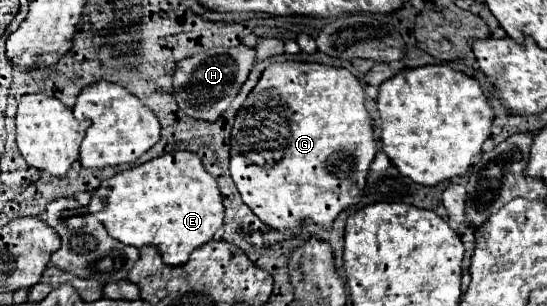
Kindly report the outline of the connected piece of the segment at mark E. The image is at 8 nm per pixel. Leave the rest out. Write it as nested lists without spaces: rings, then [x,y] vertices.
[[[174,151],[144,165],[122,171],[94,191],[88,211],[106,227],[110,237],[124,245],[152,245],[166,265],[186,265],[194,249],[216,237],[224,207],[216,185],[198,159],[188,151]]]

